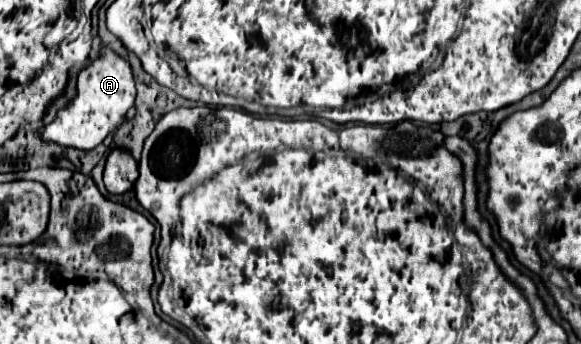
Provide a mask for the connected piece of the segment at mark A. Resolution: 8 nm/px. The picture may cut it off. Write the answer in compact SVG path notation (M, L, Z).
M102 48L100 58L82 70L82 84L78 84L76 98L58 112L54 122L40 130L42 140L52 140L64 148L72 146L80 150L92 150L110 132L114 132L120 122L124 122L124 114L134 106L134 96L136 86L130 64L116 56L110 48Z

